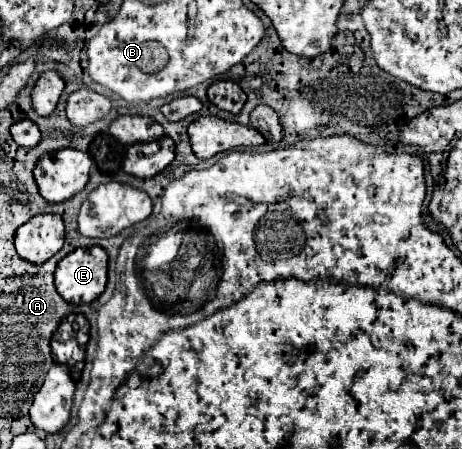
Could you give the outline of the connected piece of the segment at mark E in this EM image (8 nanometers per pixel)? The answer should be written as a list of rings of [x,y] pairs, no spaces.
[[[88,246],[88,248],[76,248],[74,252],[70,252],[66,258],[62,258],[56,266],[54,272],[54,280],[56,280],[56,290],[58,294],[74,306],[80,304],[90,304],[94,302],[106,288],[106,280],[108,280],[108,256],[100,246]]]

